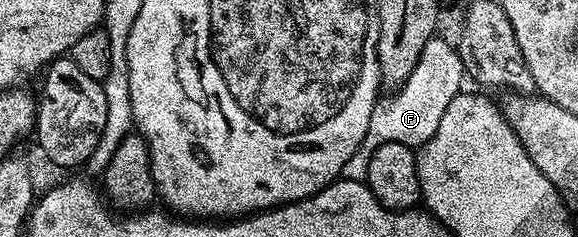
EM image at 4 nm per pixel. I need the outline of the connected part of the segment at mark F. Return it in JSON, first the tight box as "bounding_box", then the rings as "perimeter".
{"bounding_box":[344,35,463,181],"perimeter":[[[441,35],[434,36],[423,47],[411,73],[390,96],[393,98],[386,105],[384,102],[374,109],[363,143],[359,143],[355,155],[347,159],[344,180],[364,181],[369,156],[385,143],[403,143],[410,147],[425,145],[439,127],[439,119],[443,119],[443,111],[447,111],[451,99],[462,92],[461,79],[463,80],[463,68],[458,50],[452,44],[449,46]]]}

